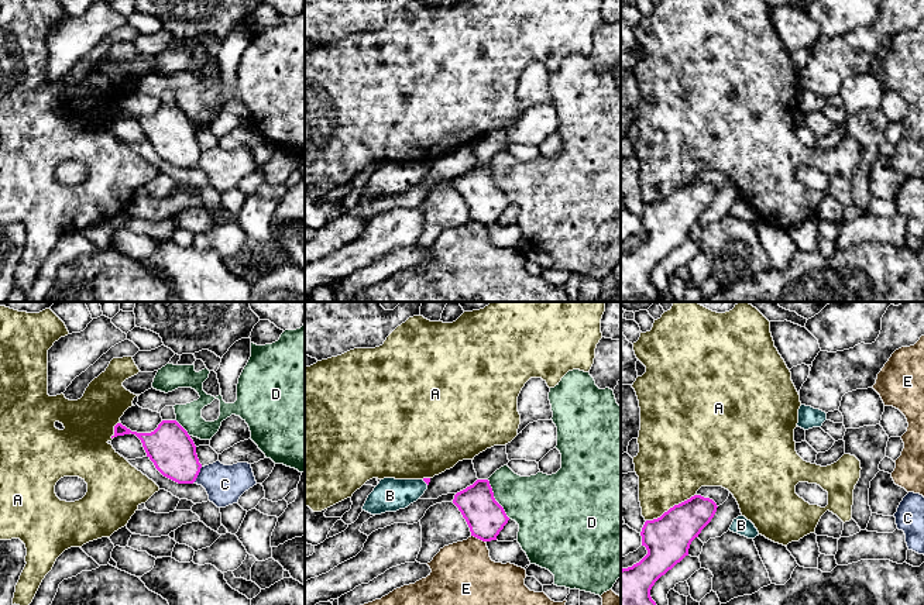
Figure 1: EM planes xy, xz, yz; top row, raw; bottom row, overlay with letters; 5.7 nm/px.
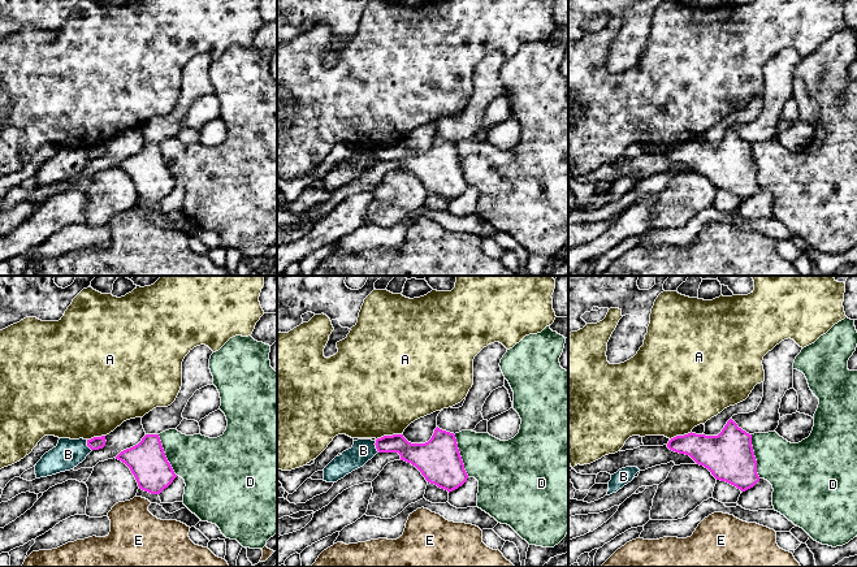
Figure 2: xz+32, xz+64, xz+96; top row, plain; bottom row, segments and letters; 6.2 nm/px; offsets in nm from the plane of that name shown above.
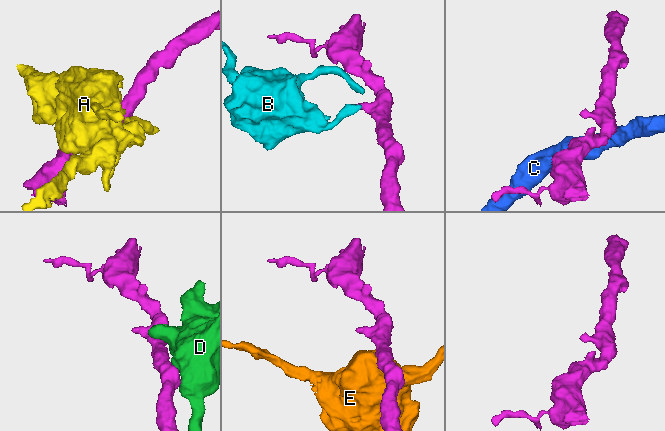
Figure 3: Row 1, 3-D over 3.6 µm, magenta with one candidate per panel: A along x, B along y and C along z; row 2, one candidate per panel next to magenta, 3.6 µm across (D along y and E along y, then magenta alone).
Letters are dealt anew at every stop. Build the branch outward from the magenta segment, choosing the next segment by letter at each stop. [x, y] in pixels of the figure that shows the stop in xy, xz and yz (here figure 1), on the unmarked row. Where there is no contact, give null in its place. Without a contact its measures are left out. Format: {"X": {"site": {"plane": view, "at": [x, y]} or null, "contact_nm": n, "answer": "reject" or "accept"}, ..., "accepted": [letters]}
{"A": {"site": {"plane": "yz", "at": [670, 192]}, "contact_nm": 320, "answer": "reject"}, "B": {"site": {"plane": "xz", "at": [425, 165]}, "contact_nm": 50, "answer": "reject"}, "C": {"site": {"plane": "xy", "at": [198, 158]}, "contact_nm": 110, "answer": "reject"}, "D": {"site": {"plane": "xz", "at": [494, 184]}, "contact_nm": 260, "answer": "reject"}, "E": {"site": {"plane": "xz", "at": [478, 222]}, "contact_nm": 90, "answer": "reject"}, "accepted": []}

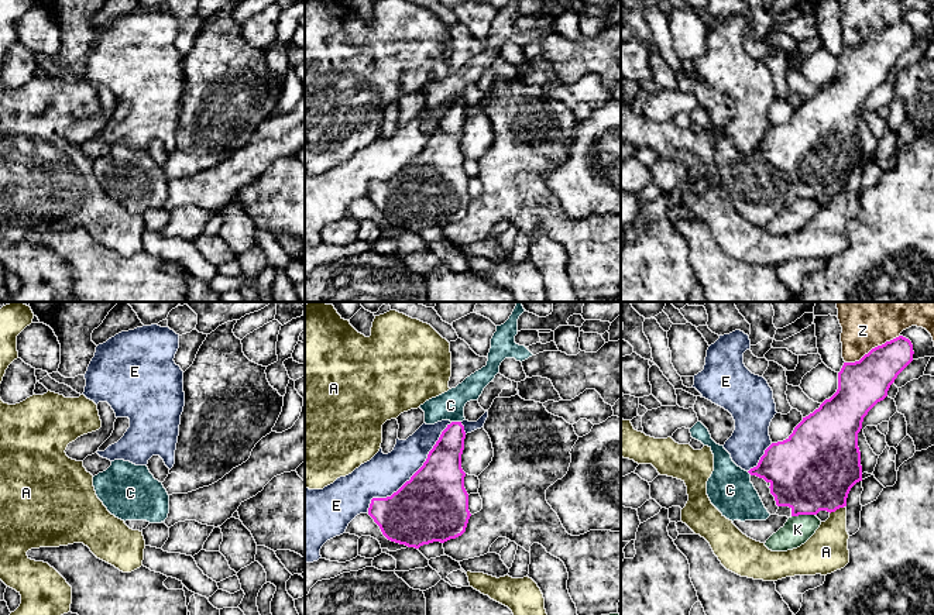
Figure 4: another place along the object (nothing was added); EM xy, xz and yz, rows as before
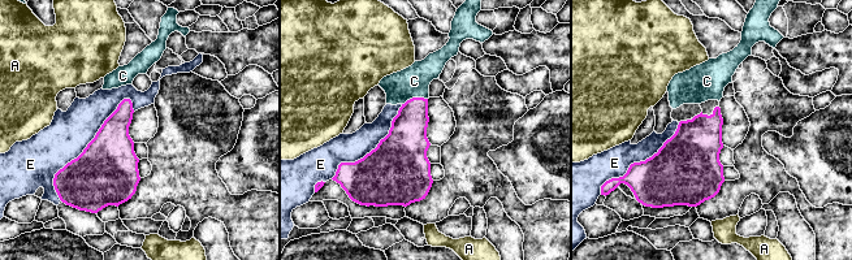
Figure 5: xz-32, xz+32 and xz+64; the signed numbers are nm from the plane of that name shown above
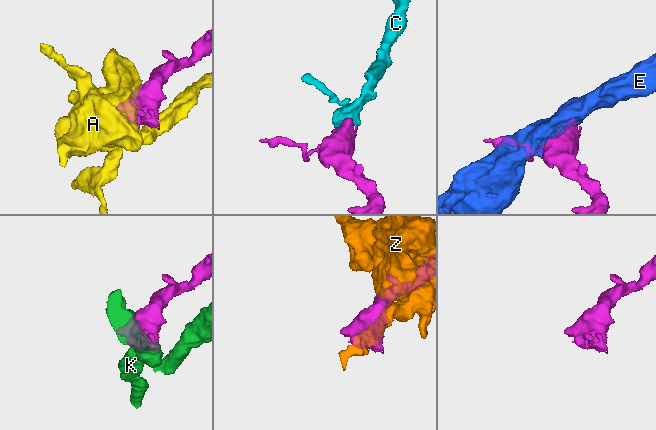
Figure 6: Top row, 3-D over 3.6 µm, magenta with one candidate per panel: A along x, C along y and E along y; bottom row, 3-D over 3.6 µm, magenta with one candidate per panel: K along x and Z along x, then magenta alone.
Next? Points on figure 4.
{"A": {"site": {"plane": "yz", "at": [837, 192]}, "contact_nm": 100, "answer": "reject"}, "C": {"site": {"plane": "xz", "at": [456, 106]}, "contact_nm": 60, "answer": "accept"}, "E": {"site": {"plane": "xz", "at": [412, 160]}, "contact_nm": 700, "answer": "reject"}, "K": {"site": {"plane": "yz", "at": [803, 198]}, "contact_nm": 140, "answer": "reject"}, "Z": {"site": {"plane": "yz", "at": [872, 33]}, "contact_nm": 360, "answer": "reject"}, "accepted": ["C"]}

